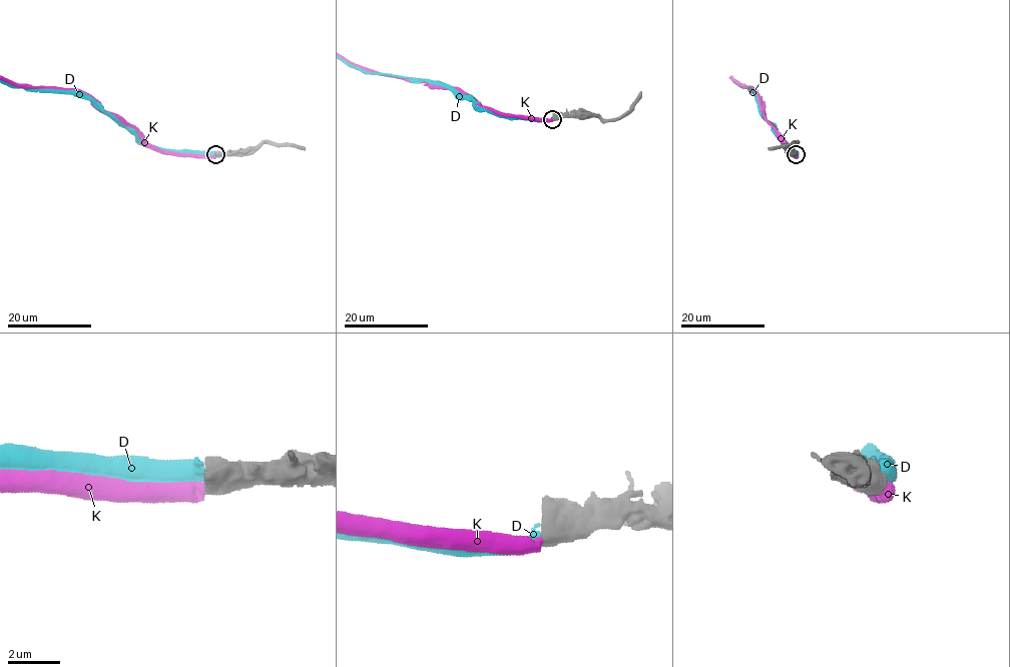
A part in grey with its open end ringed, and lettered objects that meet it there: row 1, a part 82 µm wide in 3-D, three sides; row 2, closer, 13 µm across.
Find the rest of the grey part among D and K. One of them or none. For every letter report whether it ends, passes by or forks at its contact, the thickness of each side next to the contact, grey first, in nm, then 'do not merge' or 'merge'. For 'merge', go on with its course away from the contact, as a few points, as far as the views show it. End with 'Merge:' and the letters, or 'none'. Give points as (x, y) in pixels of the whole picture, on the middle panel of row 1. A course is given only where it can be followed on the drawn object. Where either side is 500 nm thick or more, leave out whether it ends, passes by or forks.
D: 1000 nm thick on the grey side, 600 nm on the other; merge
K: 900 nm thick on the grey side, 550 nm on the other; do not merge
Merge: D

